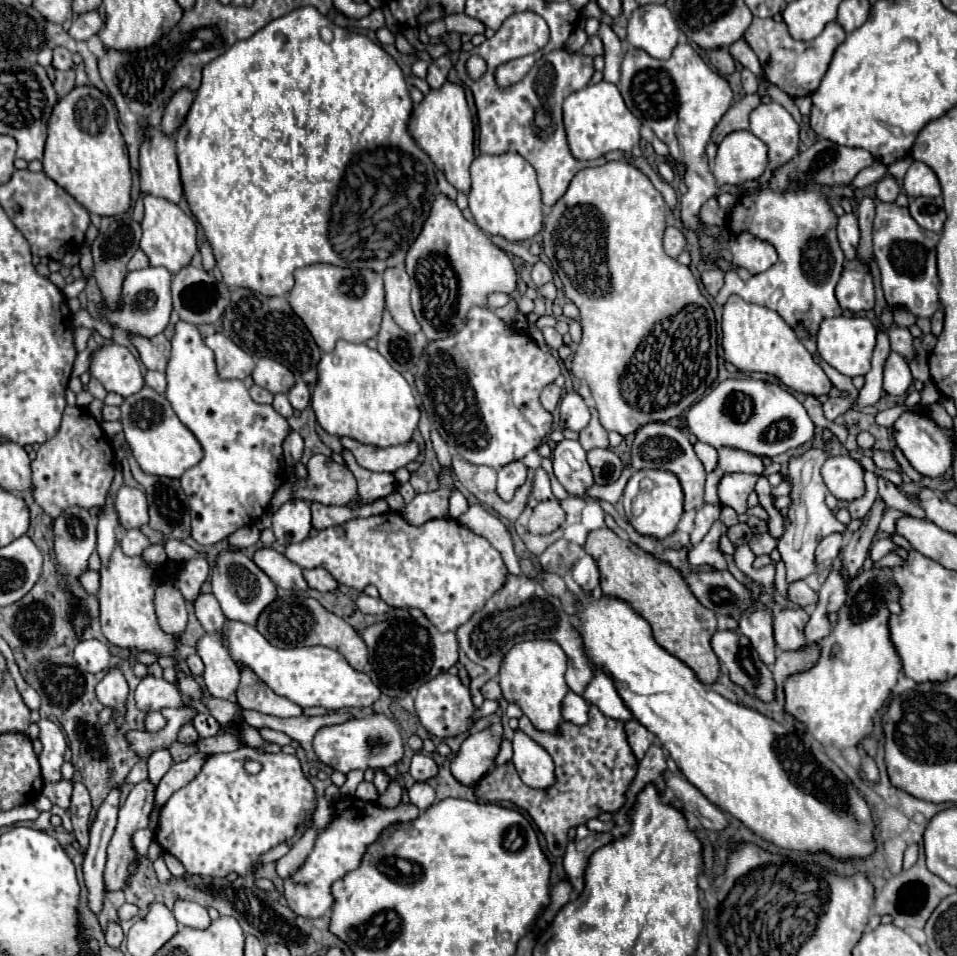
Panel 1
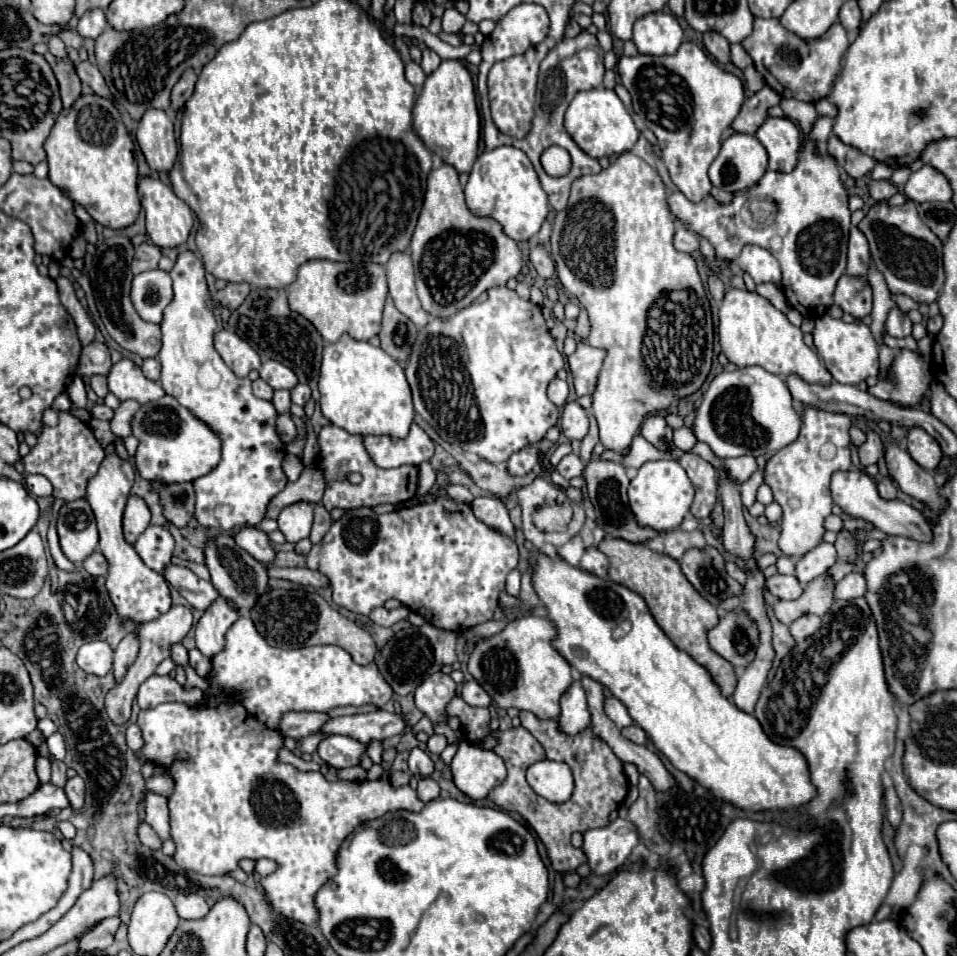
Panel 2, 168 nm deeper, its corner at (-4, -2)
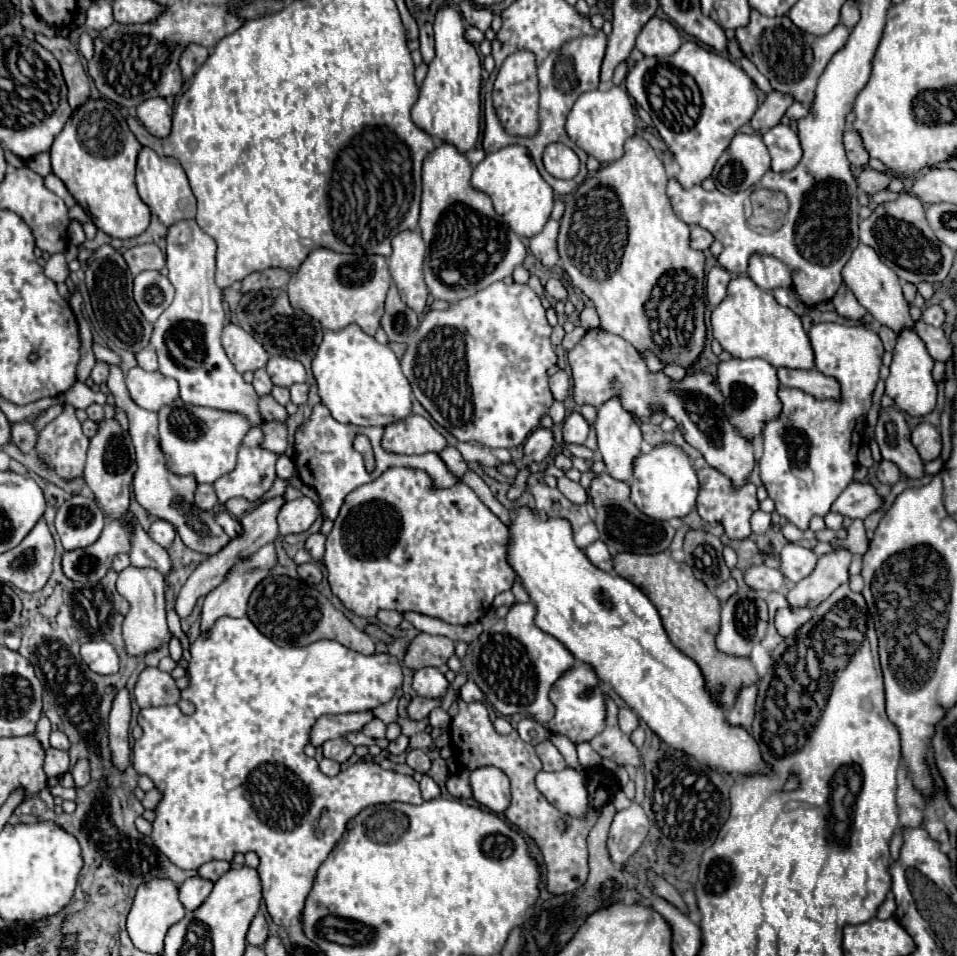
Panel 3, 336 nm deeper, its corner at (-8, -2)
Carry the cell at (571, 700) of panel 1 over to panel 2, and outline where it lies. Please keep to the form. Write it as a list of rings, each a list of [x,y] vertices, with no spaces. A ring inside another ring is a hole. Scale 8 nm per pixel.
[[[573,680],[573,684],[563,692],[561,696],[561,714],[557,720],[561,732],[575,736],[581,730],[589,728],[591,714],[587,708],[587,696],[579,680]]]

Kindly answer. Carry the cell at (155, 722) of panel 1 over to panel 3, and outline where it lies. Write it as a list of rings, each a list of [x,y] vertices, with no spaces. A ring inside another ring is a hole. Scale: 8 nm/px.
[[[221,618],[217,620],[217,624],[211,628],[211,634],[207,640],[195,640],[191,644],[191,662],[189,662],[189,678],[191,684],[187,690],[181,692],[183,700],[189,700],[195,706],[193,714],[183,714],[179,706],[159,706],[159,708],[145,708],[139,712],[139,726],[143,728],[143,736],[135,742],[133,746],[133,766],[139,774],[147,774],[157,788],[161,788],[163,798],[159,802],[159,806],[155,808],[155,822],[153,822],[153,842],[157,844],[157,848],[161,848],[161,852],[179,868],[183,870],[191,870],[191,868],[199,868],[211,860],[227,860],[231,862],[235,854],[247,854],[247,852],[255,852],[261,858],[259,864],[259,878],[263,884],[263,900],[267,904],[267,912],[271,916],[271,920],[277,926],[289,926],[291,920],[301,918],[303,908],[305,908],[305,900],[307,894],[315,882],[317,870],[323,864],[323,860],[329,856],[329,852],[333,850],[333,846],[337,844],[337,840],[341,840],[343,832],[347,830],[347,822],[357,816],[361,810],[369,808],[369,806],[377,806],[377,804],[389,804],[389,802],[409,802],[409,804],[423,804],[421,792],[419,792],[419,784],[411,778],[411,776],[403,776],[397,774],[393,770],[383,770],[379,764],[375,762],[359,762],[349,766],[347,770],[339,772],[337,776],[329,778],[325,776],[315,758],[305,756],[303,748],[309,742],[309,730],[315,724],[315,720],[323,714],[343,714],[343,712],[363,712],[363,710],[373,710],[379,704],[389,702],[395,692],[397,686],[401,686],[403,682],[403,674],[401,674],[401,666],[397,664],[397,660],[389,654],[373,654],[373,656],[365,656],[359,654],[355,650],[345,648],[343,644],[335,642],[335,640],[319,640],[313,642],[305,648],[283,648],[277,646],[275,642],[271,642],[267,636],[263,636],[255,624],[249,618]]]

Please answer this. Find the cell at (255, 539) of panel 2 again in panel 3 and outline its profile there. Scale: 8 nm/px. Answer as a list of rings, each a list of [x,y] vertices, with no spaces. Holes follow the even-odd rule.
[[[219,512],[217,516],[215,516],[215,520],[217,520],[217,524],[231,536],[231,538],[235,538],[235,536],[239,536],[241,532],[243,532],[243,526],[241,526],[241,522],[239,520],[235,520],[229,512]]]

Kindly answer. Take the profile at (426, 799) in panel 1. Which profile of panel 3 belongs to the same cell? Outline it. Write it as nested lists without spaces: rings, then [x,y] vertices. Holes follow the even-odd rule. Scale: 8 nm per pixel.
[[[427,774],[421,780],[421,792],[423,792],[423,800],[433,800],[439,798],[439,786],[435,784],[433,778],[429,778]]]

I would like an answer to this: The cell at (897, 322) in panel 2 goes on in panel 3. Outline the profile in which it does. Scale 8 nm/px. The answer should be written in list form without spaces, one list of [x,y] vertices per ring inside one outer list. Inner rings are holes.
[[[859,244],[851,256],[851,260],[845,264],[843,268],[843,282],[853,290],[853,294],[857,296],[857,300],[867,308],[867,312],[881,324],[891,328],[893,332],[901,332],[905,328],[913,328],[913,318],[909,314],[909,304],[903,298],[901,292],[901,284],[897,274],[887,268],[881,258],[877,256],[877,252],[873,248],[869,248],[867,244]]]

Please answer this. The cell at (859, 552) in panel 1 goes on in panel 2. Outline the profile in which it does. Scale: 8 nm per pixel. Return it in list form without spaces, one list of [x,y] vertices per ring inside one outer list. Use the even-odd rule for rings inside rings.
[[[881,478],[879,484],[877,484],[877,488],[879,488],[879,494],[881,494],[885,500],[893,500],[895,494],[897,494],[897,488],[895,488],[895,484],[893,484],[891,478]]]

